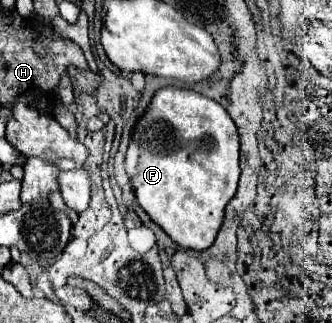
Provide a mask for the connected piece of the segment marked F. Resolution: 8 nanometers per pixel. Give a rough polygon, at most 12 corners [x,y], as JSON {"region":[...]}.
{"region":[[159,89],[125,171],[141,209],[205,251],[237,191],[239,135]]}

